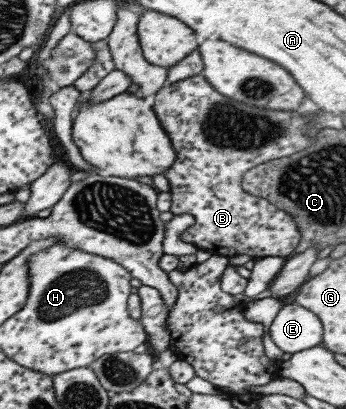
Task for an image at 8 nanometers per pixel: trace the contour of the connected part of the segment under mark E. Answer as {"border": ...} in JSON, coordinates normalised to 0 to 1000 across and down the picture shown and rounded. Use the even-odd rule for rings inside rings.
{"border":[[[838,733],[821,736],[775,802],[792,844],[832,866],[913,848],[931,831],[919,778]]]}

